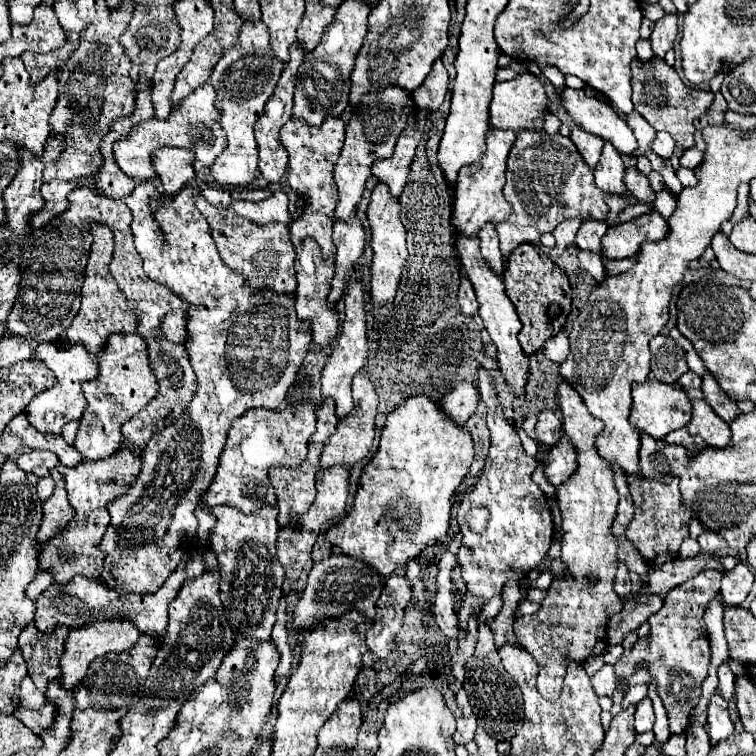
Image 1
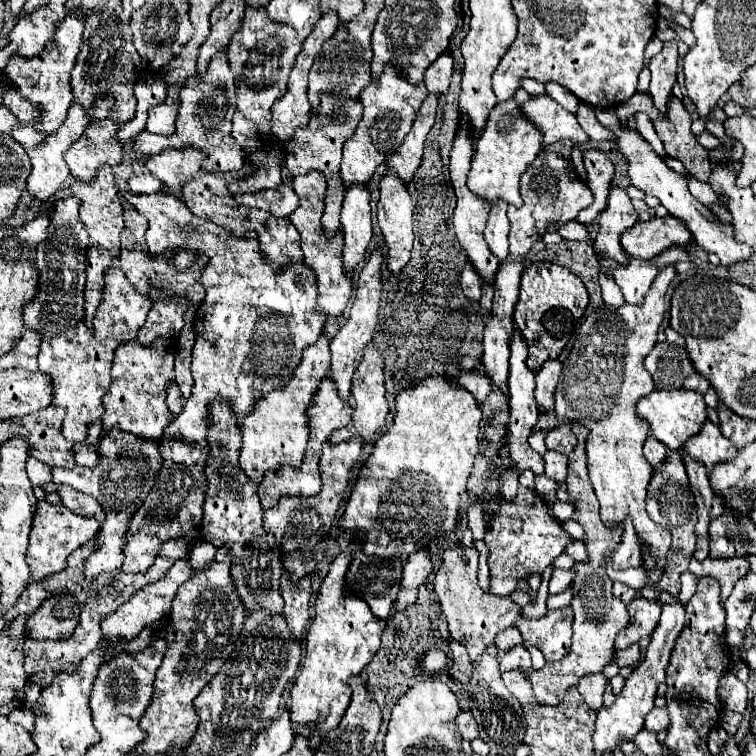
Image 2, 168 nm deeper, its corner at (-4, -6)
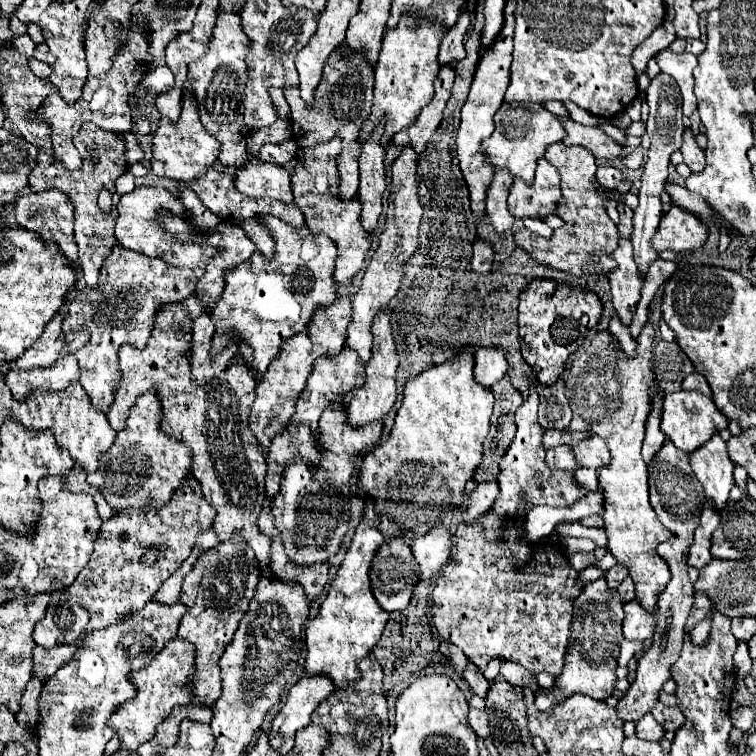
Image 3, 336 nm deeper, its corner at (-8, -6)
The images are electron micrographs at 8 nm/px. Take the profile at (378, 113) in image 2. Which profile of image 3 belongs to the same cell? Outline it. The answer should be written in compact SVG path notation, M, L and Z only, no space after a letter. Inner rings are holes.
M402 18L396 30L388 30L382 40L382 52L374 70L374 102L370 118L362 124L358 144L364 144L370 132L384 120L382 148L388 148L394 134L412 126L420 114L420 110L430 104L434 96L434 80L438 76L438 46L444 38L442 26L436 22L424 22L414 26L408 18Z

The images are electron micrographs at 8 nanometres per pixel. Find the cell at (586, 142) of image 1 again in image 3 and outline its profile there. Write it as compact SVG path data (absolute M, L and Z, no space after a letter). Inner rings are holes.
M598 166L596 180L606 188L616 190L620 186L620 182L622 182L622 172L618 168L612 168L612 166Z

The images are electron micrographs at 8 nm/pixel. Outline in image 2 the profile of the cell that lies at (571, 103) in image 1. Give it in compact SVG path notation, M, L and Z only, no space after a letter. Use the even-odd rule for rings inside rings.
M598 108L598 110L596 110L596 118L598 118L608 130L612 130L612 132L618 136L614 144L616 144L618 152L630 162L630 166L628 166L628 176L630 176L632 186L636 186L636 188L642 190L644 194L656 196L656 198L662 202L662 206L664 206L672 216L676 216L678 220L686 222L688 230L694 234L694 240L698 242L698 246L702 246L706 252L714 252L714 254L720 258L720 262L722 262L724 266L730 266L730 264L740 262L740 260L748 260L748 258L752 256L750 246L746 246L746 244L742 244L742 242L738 242L738 240L734 238L732 226L726 224L726 222L720 222L704 204L700 204L700 202L688 192L686 176L676 174L674 170L670 170L670 168L666 166L664 158L660 158L660 156L650 148L650 144L640 136L640 132L630 130L630 128L622 128L622 126L620 126L620 120L618 120L618 116L616 116L616 112L614 112L612 108L608 108L608 110Z

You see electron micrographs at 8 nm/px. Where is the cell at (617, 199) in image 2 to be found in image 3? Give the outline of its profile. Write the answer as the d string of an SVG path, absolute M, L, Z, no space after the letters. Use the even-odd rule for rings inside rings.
M620 238L618 248L610 256L618 264L618 268L608 274L612 286L612 302L620 320L624 324L630 324L634 316L634 308L640 300L644 278L638 272L638 264L634 262L632 256L632 242L628 238Z

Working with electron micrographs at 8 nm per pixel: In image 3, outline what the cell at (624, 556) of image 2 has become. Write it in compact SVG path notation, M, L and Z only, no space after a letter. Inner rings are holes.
M616 564L612 570L608 570L608 572L606 572L608 586L610 586L610 588L618 588L618 586L620 586L620 582L622 582L626 576L628 576L628 570L626 570L626 566L622 566L622 564Z

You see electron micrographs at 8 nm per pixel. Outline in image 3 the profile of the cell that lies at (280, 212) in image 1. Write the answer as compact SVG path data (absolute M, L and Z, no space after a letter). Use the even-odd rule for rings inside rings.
M258 160L246 162L236 172L236 188L250 198L272 198L280 202L294 202L290 174L282 166L264 164Z

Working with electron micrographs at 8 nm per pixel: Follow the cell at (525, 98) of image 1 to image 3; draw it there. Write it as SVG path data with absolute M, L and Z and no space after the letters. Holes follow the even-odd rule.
M558 118L558 120L566 130L566 138L562 140L566 146L584 146L596 158L606 158L606 160L620 156L622 146L618 146L612 138L608 138L600 128L578 124L572 118Z

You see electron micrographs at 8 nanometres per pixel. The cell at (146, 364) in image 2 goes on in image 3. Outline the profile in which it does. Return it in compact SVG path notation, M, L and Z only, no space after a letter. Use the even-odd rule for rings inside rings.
M174 302L166 304L156 316L156 324L148 344L138 350L130 344L120 348L120 396L138 398L146 390L156 390L164 406L160 430L190 446L192 464L190 472L202 484L204 498L216 508L214 532L220 542L226 542L234 534L240 536L256 554L256 566L260 572L270 570L270 546L272 538L258 528L258 514L264 504L264 474L266 460L258 454L256 438L248 426L250 404L254 402L256 380L248 372L244 362L232 358L226 370L214 376L206 386L194 386L190 382L190 326L186 310Z

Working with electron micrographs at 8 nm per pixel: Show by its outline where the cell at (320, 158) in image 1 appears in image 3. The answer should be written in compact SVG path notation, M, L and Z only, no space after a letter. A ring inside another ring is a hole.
M332 54L324 66L324 76L314 92L314 104L306 106L300 100L298 88L284 90L284 96L292 108L292 130L294 142L298 146L316 146L326 144L332 138L342 138L342 152L336 158L338 172L340 172L340 198L348 202L358 192L358 154L362 152L358 144L358 132L362 122L370 114L372 106L372 86L374 86L374 72L362 62L358 56L340 56Z

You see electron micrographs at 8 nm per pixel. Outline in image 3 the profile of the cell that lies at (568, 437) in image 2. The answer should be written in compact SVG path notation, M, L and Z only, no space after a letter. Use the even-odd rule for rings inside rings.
M590 434L584 440L580 440L576 446L572 446L572 452L580 468L598 470L598 466L606 466L606 462L610 462L610 452L606 450L606 442L598 434Z

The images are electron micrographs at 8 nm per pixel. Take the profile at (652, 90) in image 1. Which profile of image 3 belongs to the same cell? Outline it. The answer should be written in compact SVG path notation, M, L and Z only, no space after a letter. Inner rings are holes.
M690 128L684 130L684 142L682 142L682 148L680 148L682 156L684 156L684 164L692 170L692 172L702 172L704 166L706 166L706 158L704 158L704 152L698 148L696 140L694 140L694 134Z

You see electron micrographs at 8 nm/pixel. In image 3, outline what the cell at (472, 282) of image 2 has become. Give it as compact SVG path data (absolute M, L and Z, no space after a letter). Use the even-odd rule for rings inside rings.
M476 240L474 242L474 256L472 256L472 270L476 274L488 274L490 266L492 266L492 248L488 242L484 240Z

